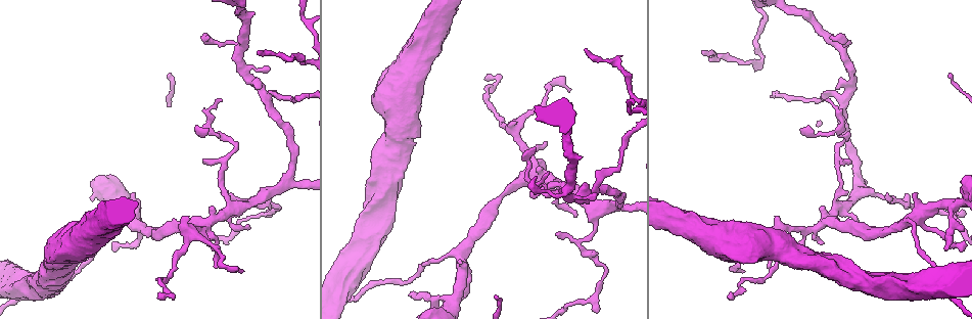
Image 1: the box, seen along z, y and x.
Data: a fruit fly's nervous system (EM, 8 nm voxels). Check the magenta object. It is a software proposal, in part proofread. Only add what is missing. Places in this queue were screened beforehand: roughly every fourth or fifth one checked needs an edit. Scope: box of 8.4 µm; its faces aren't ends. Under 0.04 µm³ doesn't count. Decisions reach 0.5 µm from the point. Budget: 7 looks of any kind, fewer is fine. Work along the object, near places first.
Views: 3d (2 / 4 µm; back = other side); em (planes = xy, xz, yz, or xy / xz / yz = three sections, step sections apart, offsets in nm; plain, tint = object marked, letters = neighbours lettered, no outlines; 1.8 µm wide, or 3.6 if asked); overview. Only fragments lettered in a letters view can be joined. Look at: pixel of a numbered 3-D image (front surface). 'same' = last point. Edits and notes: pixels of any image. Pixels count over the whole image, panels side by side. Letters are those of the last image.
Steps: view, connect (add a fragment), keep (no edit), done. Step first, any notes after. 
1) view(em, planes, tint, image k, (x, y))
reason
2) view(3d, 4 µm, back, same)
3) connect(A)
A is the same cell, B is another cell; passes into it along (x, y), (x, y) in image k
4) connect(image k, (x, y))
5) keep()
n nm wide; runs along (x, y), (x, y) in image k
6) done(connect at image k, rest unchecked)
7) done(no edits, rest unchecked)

view(3d, 2 µm, image 1, (187, 231))
abrupt turn

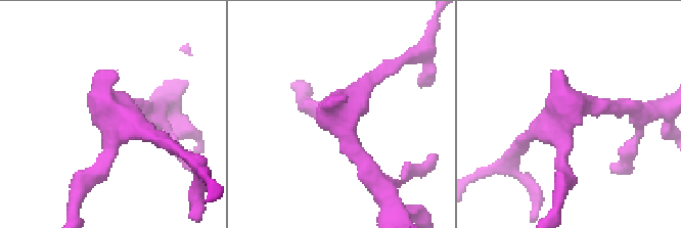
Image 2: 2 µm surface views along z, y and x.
view(em, planes, letters, image 2, (567, 115))

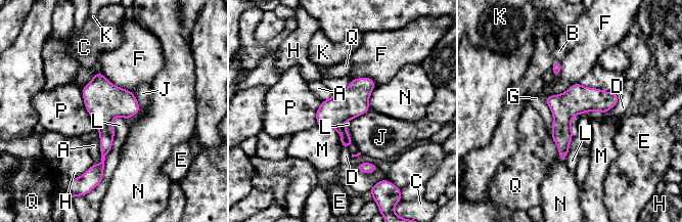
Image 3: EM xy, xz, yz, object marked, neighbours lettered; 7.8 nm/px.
connect(B)
B is the same cell, A, C, D, E, F, G, H, J, K, L, M, N, P and Q are other cells; the neuron continues

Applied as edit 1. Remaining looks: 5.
view(em, planes, tint, image 1, (802, 129))
tapers out

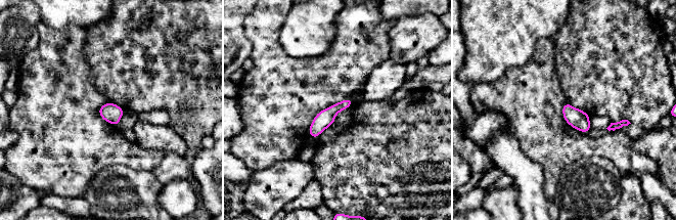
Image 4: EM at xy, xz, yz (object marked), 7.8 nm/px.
view(em, planes, letters, same)

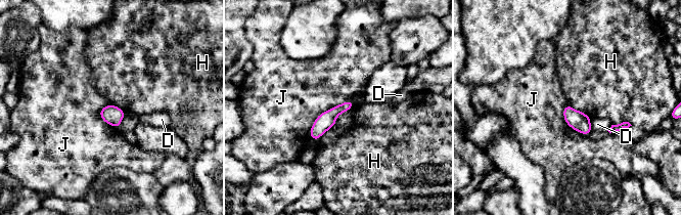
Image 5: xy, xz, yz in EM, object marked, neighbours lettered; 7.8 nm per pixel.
keep()
D, H and J are other cells; no lettered fragment goes on from it

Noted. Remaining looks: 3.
done(connect at image 3, rest unchecked)

